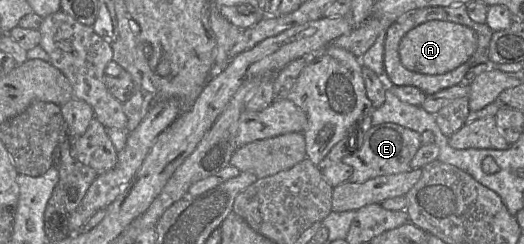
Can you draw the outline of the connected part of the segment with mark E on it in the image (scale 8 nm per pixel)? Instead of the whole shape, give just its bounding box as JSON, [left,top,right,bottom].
[341,123,421,183]

